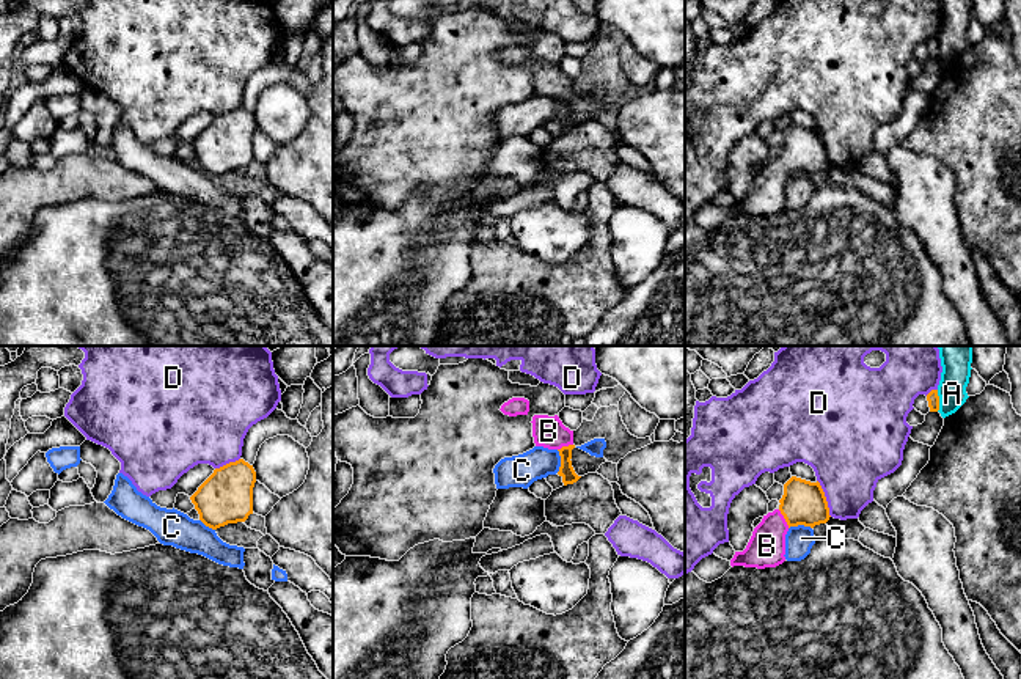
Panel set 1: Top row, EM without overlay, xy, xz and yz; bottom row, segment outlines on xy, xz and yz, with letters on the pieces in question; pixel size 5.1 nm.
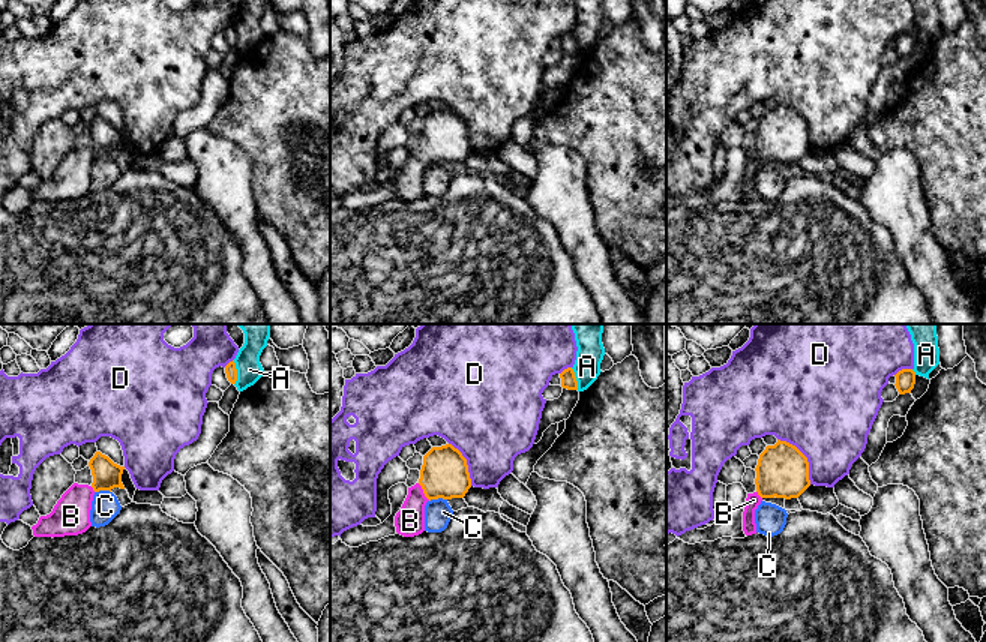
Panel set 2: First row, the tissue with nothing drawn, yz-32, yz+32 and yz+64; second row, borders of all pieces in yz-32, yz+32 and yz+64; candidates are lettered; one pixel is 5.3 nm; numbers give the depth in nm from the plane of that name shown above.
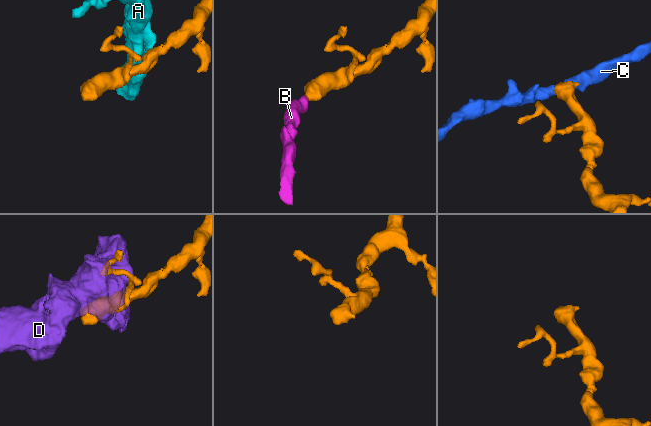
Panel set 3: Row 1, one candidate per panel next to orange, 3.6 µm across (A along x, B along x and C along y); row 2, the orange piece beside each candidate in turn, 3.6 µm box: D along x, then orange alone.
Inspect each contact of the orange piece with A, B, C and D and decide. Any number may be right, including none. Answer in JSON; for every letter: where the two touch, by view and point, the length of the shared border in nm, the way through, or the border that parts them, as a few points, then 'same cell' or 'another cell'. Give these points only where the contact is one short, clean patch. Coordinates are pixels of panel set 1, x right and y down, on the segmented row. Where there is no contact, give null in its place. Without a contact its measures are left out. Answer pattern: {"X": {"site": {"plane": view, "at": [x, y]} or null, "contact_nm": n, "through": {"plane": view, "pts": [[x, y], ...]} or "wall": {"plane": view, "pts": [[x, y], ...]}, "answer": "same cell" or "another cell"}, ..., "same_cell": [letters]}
{"A": {"site": {"plane": "yz", "at": [938, 401]}, "contact_nm": 110, "answer": "another cell"}, "B": {"site": {"plane": "yz", "at": [784, 517]}, "contact_nm": 110, "through": {"plane": "yz", "pts": [[803, 503], [784, 517], [772, 530], [767, 546]]}, "answer": "same cell"}, "C": {"site": {"plane": "xz", "at": [561, 461]}, "contact_nm": 120, "wall": {"plane": "xz", "pts": [[556, 450], [559, 456], [558, 472]]}, "answer": "another cell"}, "D": {"site": {"plane": "yz", "at": [825, 499]}, "contact_nm": 200, "answer": "another cell"}, "same_cell": ["B"]}

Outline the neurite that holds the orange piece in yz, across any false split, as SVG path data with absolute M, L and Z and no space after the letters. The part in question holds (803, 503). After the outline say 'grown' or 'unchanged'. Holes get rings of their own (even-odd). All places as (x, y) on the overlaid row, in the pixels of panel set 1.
M792 476L784 484L779 508L763 516L743 552L735 552L730 566L776 567L785 561L785 534L790 527L811 527L829 520L829 508L820 483Z | grown

